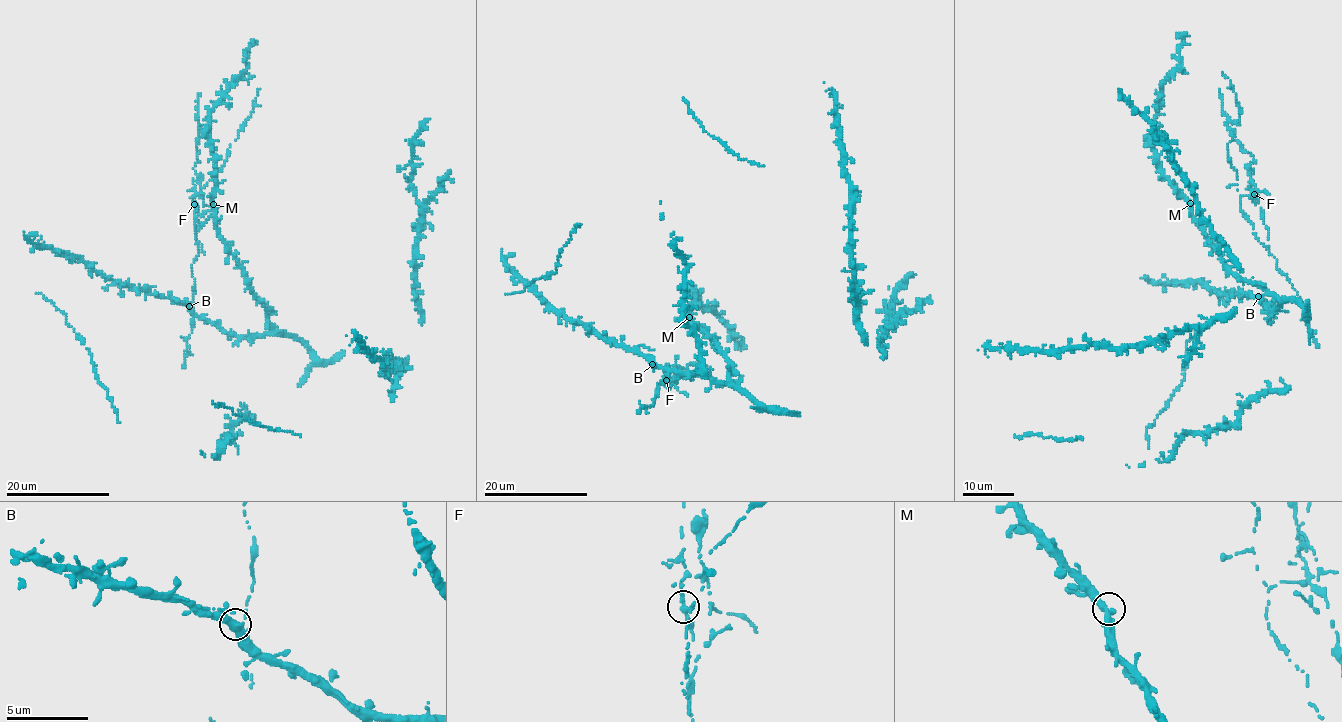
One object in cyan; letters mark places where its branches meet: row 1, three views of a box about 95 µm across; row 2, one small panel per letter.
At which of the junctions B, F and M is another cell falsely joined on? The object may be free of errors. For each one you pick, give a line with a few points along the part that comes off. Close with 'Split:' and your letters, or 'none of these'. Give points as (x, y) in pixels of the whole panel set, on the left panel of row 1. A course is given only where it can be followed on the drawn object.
F: course (195, 204), (198, 93)
Split: F

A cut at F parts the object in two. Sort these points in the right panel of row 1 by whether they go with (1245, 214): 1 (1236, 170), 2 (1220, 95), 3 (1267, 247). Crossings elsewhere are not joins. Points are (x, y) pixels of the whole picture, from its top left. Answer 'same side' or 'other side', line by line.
1: same side
2: other side
3: same side

